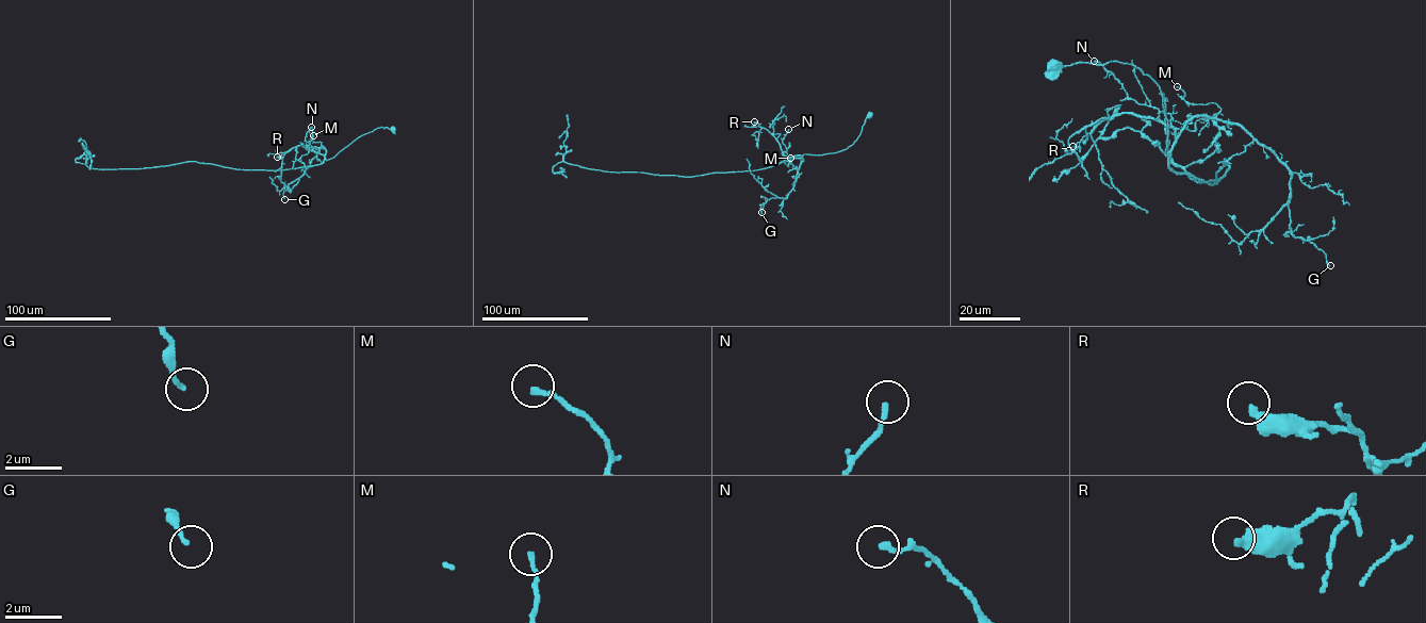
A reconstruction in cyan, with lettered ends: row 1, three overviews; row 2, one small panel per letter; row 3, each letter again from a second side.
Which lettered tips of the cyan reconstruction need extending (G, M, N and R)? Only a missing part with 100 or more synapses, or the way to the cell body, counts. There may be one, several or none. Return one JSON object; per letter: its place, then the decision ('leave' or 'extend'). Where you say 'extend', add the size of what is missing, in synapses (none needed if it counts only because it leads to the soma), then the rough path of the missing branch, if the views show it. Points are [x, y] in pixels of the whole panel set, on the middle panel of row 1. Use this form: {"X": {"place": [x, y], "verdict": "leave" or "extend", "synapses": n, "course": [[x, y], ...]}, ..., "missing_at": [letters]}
{"G": {"place": [761, 212], "verdict": "leave"}, "M": {"place": [790, 158], "verdict": "leave"}, "N": {"place": [788, 129], "verdict": "leave"}, "R": {"place": [754, 121], "verdict": "leave"}, "missing_at": []}

